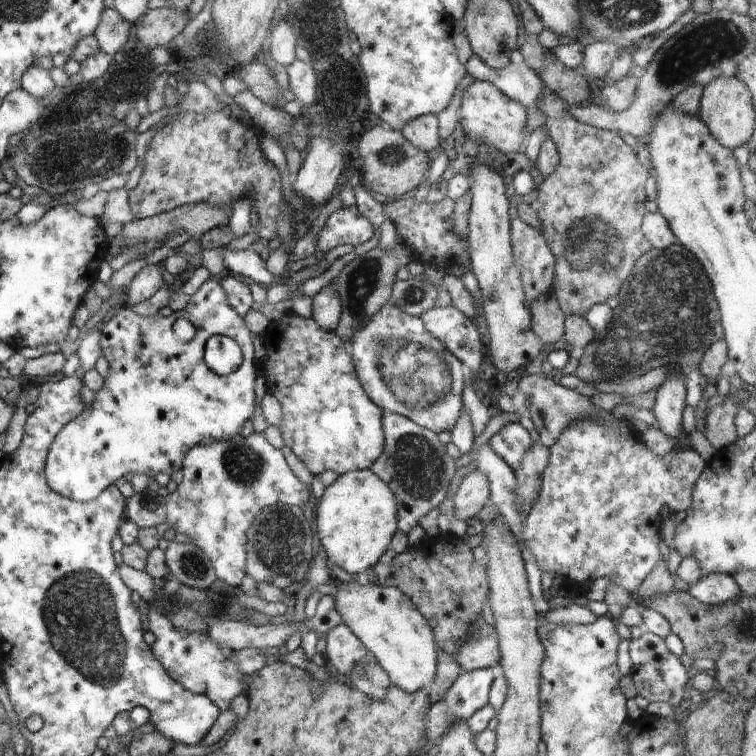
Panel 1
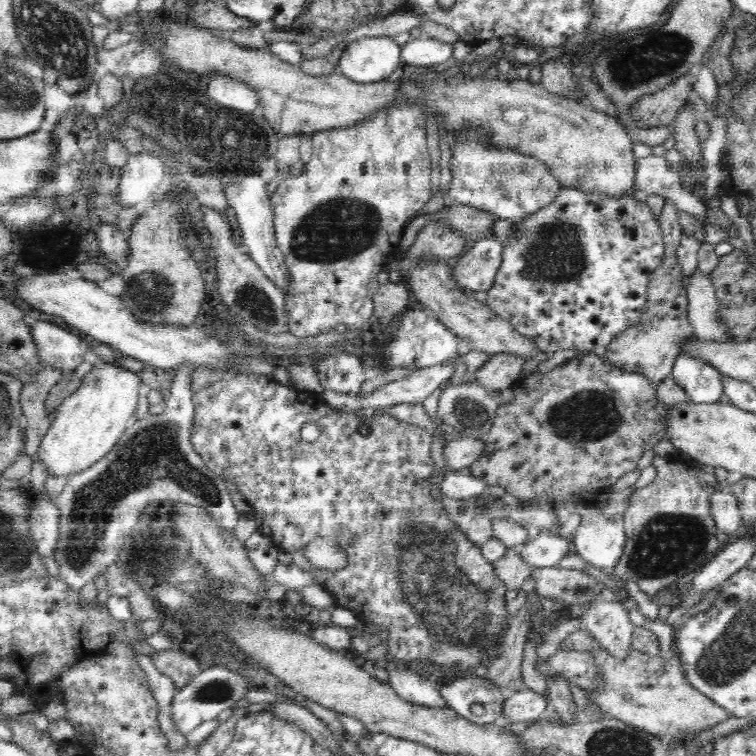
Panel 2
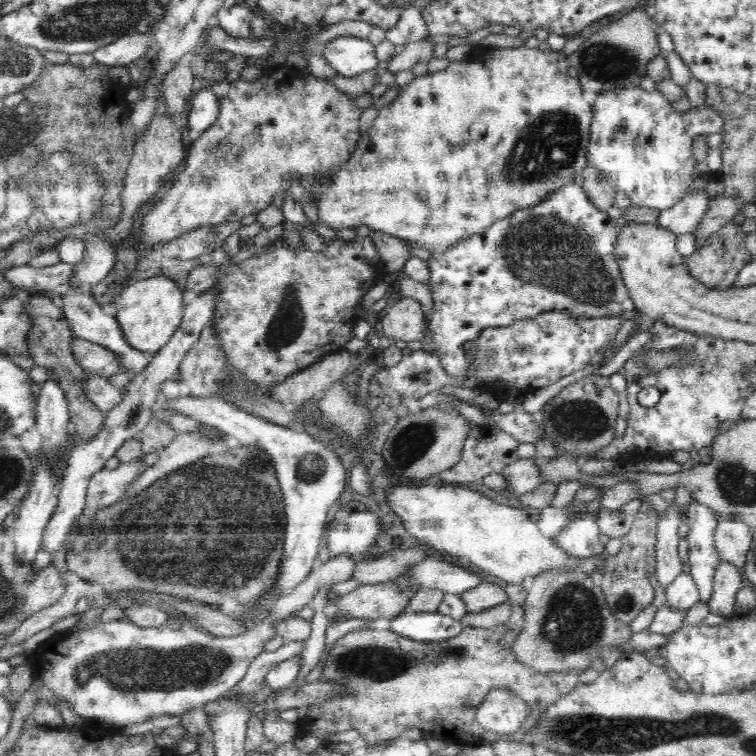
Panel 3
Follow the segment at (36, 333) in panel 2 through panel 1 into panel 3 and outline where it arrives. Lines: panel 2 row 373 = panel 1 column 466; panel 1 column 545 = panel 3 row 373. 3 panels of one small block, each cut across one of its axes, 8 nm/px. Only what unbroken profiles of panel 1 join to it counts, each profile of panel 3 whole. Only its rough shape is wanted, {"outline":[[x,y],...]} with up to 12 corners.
{"outline":[[89,373],[84,391],[104,414],[122,404],[120,388]]}

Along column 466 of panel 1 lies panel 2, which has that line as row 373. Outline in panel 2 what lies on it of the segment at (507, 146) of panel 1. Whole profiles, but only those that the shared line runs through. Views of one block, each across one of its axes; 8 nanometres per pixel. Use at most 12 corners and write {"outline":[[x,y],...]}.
{"outline":[[104,361],[58,408],[47,476],[100,461],[138,410],[142,380]]}

